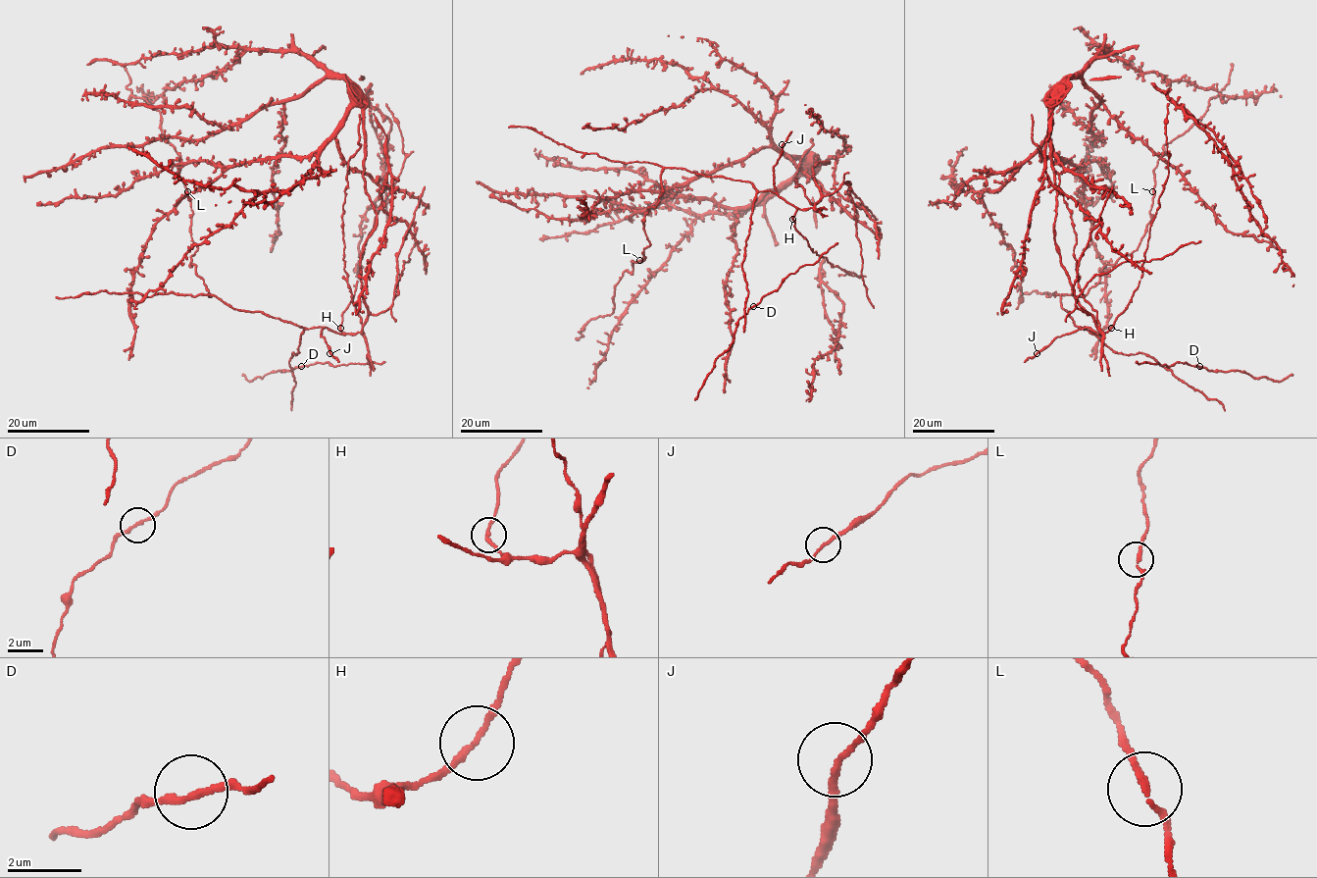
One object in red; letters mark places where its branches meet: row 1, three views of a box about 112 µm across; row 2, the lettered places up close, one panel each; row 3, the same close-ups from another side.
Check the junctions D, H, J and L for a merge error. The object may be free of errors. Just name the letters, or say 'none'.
none

